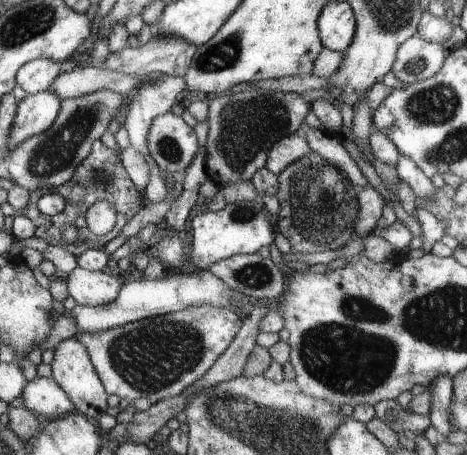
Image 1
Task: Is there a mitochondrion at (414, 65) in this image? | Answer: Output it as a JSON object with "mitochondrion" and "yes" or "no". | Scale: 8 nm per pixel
{"mitochondrion":"yes"}

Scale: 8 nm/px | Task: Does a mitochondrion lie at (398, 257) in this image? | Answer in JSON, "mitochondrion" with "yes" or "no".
{"mitochondrion":"no"}

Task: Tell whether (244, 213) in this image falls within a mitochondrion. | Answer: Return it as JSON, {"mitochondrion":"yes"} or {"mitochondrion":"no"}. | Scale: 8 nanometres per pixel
{"mitochondrion":"yes"}

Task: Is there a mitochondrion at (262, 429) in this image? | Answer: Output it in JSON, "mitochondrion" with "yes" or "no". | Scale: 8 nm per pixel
{"mitochondrion":"yes"}

